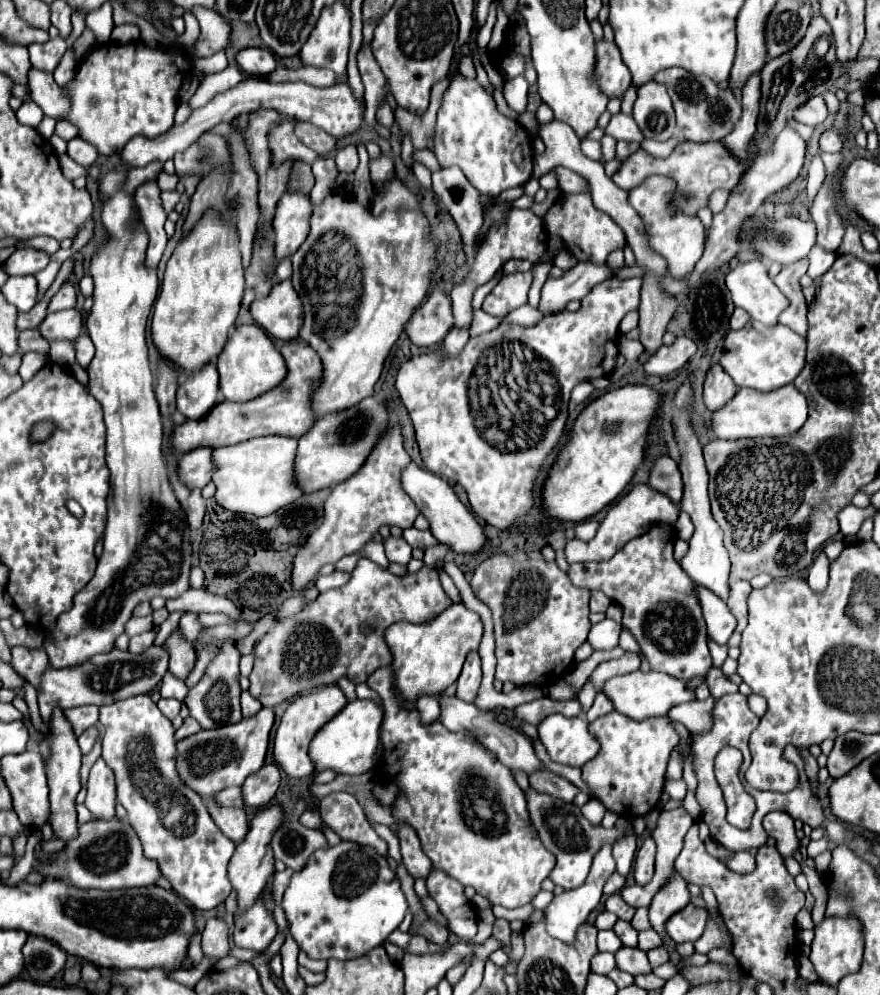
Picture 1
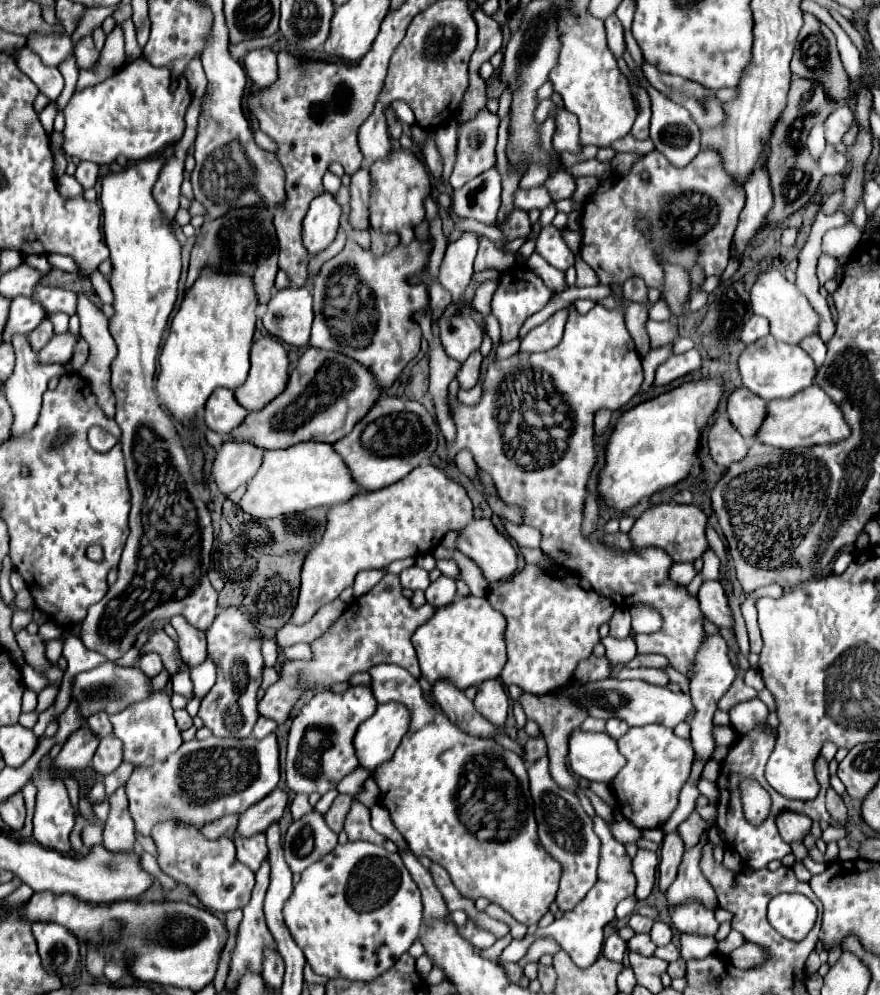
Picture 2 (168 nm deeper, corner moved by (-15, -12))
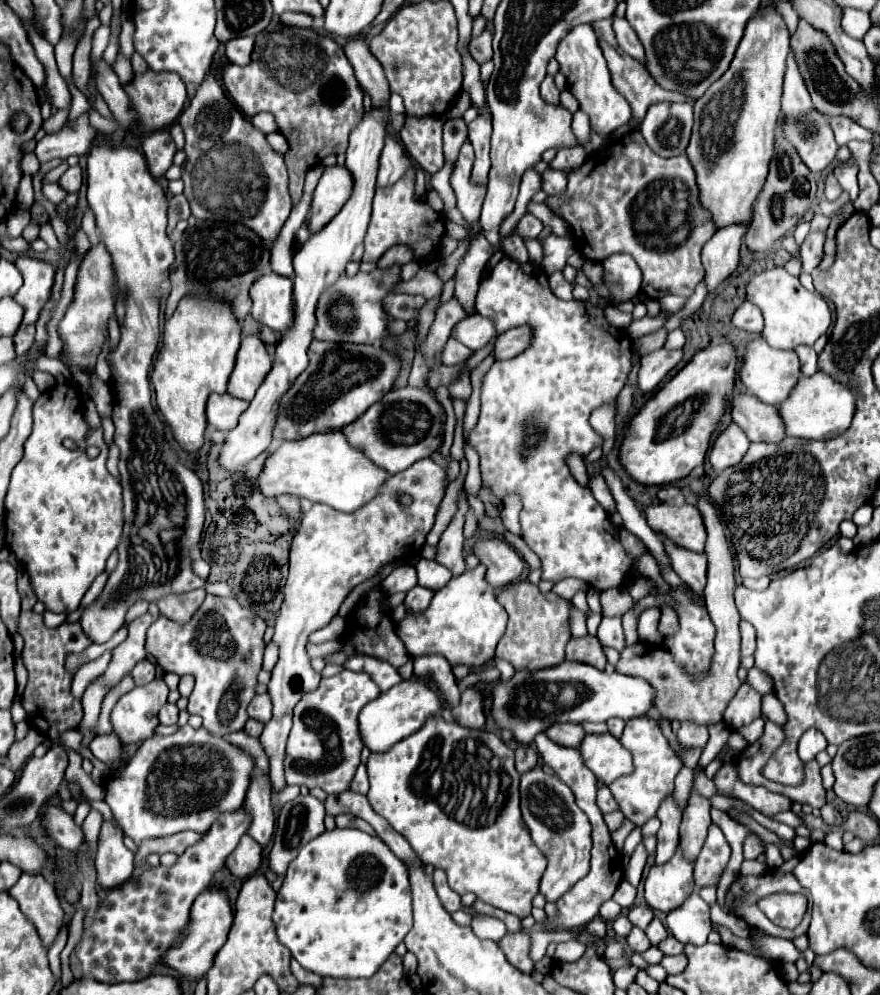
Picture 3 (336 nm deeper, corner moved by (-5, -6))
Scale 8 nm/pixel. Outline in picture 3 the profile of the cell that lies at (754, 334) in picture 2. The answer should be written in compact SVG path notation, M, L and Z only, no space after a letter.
M744 301L736 309L736 313L732 317L732 325L742 331L748 331L748 333L762 333L764 319L762 319L762 313L756 305L750 305L748 301Z

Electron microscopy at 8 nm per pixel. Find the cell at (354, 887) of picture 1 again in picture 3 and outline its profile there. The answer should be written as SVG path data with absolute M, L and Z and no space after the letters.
M336 827L334 831L324 831L320 837L302 847L298 857L290 863L284 883L276 895L272 921L276 925L278 939L290 949L292 957L304 969L320 977L370 977L412 929L412 893L408 869L378 837L358 829Z

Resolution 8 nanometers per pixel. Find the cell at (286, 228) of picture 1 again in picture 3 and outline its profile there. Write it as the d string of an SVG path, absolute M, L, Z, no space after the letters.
M326 167L312 195L312 207L306 217L310 233L318 233L350 197L350 173L346 167Z

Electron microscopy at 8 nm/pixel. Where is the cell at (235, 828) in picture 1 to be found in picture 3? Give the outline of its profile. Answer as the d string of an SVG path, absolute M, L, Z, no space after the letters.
M244 835L238 847L230 853L226 865L236 877L246 879L260 867L260 861L262 861L262 847L250 835Z

